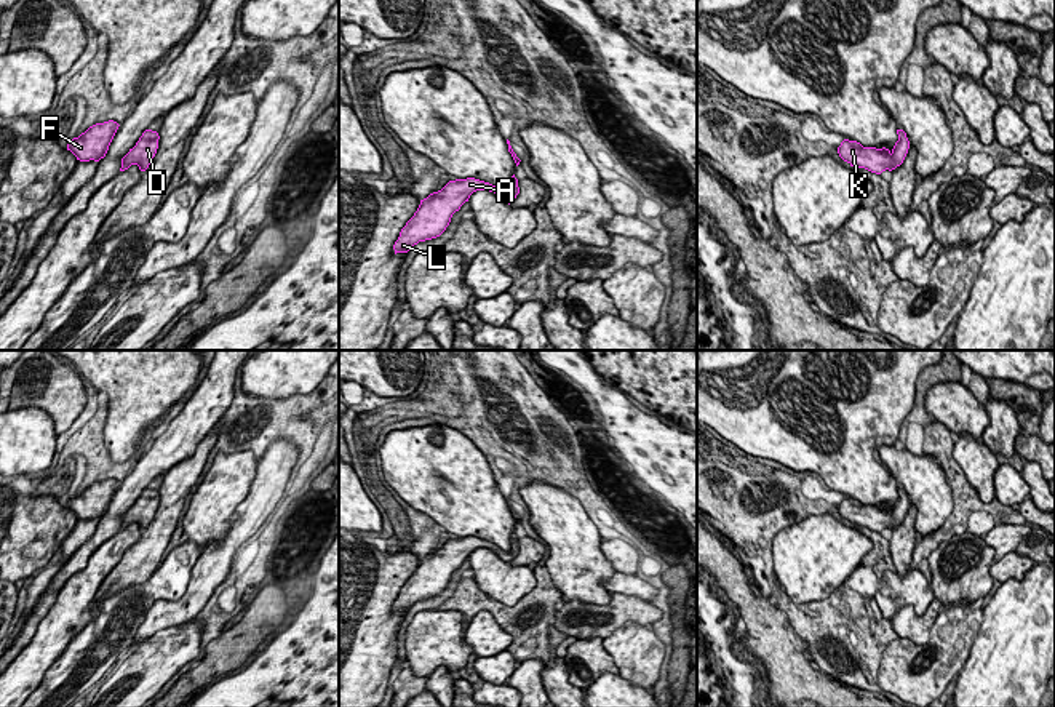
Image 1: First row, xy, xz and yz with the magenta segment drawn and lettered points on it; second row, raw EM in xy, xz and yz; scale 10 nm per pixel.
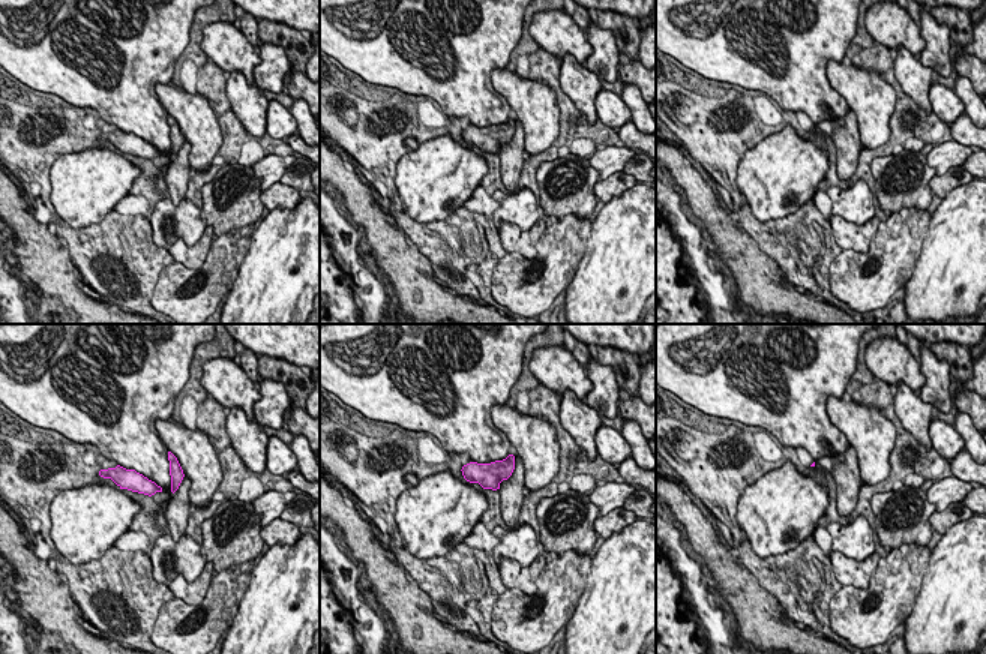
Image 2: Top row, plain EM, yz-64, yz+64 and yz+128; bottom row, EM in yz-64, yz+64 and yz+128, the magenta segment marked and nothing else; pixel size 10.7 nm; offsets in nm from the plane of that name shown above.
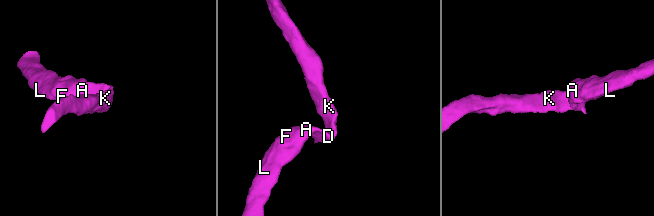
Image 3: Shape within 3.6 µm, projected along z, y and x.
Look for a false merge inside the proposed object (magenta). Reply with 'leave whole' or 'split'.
leave whole

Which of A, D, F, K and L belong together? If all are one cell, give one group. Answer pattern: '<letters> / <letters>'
A D F K L

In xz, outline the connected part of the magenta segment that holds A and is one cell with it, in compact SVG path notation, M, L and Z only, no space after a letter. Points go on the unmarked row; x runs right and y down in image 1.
M515 533L512 534L512 547L508 552L475 536L449 539L441 549L420 558L417 569L401 587L400 595L393 603L395 613L408 611L419 600L440 595L449 584L452 573L459 569L476 549L494 550L504 561L508 563L520 552Z

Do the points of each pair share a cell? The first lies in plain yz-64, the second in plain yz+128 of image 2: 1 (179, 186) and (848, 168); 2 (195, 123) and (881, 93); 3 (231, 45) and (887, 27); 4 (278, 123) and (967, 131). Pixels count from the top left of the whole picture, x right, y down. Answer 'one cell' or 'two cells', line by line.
1: one cell
2: one cell
3: one cell
4: two cells

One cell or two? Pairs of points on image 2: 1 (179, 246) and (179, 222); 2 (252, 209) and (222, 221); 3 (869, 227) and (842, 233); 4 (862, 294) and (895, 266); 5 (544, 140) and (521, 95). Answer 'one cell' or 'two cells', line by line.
1: two cells
2: one cell
3: one cell
4: one cell
5: one cell

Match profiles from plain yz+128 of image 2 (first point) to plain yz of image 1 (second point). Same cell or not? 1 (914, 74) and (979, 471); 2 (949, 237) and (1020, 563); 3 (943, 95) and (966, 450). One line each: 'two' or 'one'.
1: one
2: two
3: two

